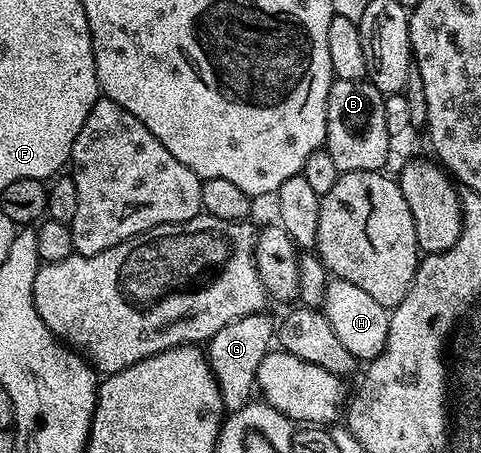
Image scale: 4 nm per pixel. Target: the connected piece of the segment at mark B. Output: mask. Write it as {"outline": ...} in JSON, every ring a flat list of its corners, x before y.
{"outline":[[333,79,330,94,326,102,326,138,324,143,330,158,334,158,334,166,340,172,379,172,388,160,388,140,390,133,386,126,386,106,384,105,385,93,373,86,372,81,363,80,338,80]]}

